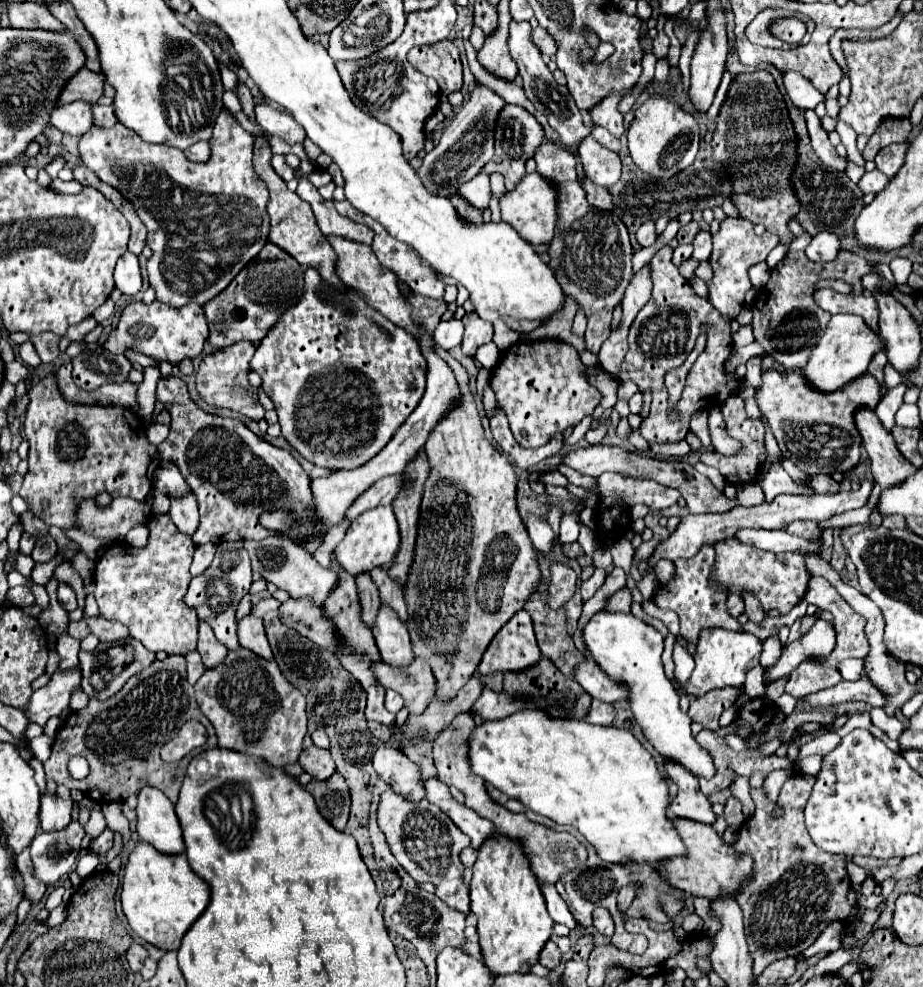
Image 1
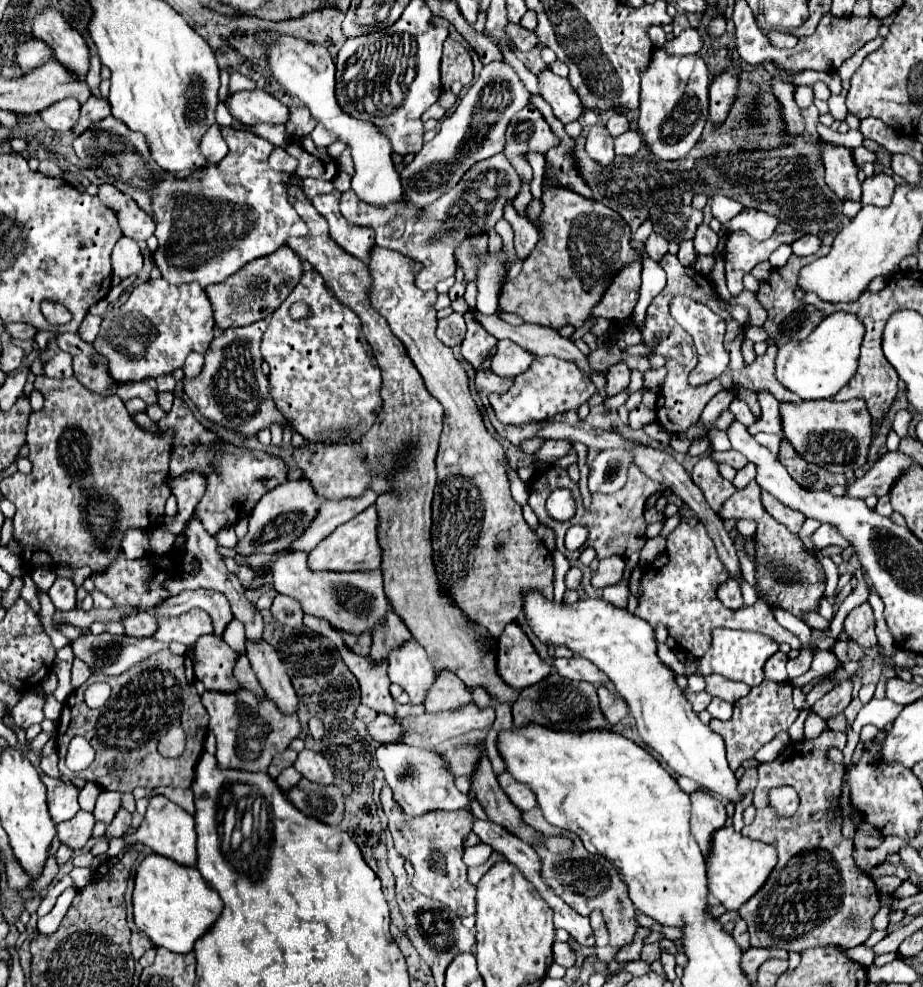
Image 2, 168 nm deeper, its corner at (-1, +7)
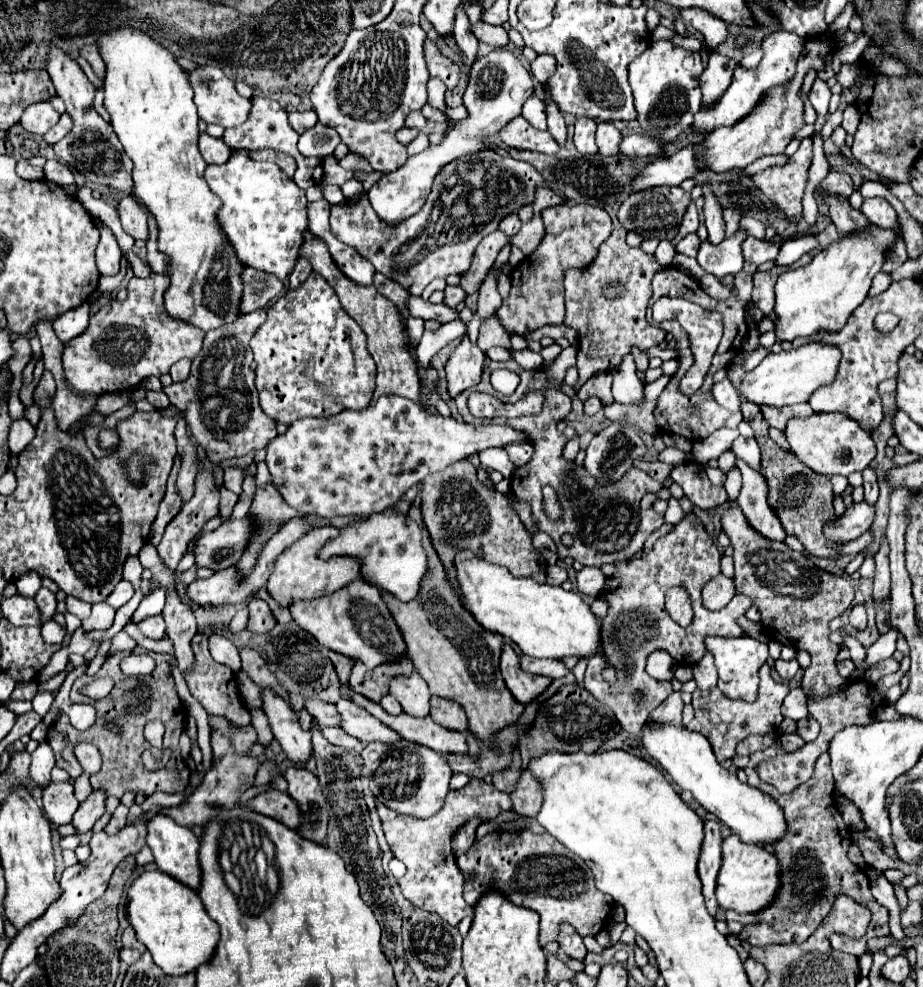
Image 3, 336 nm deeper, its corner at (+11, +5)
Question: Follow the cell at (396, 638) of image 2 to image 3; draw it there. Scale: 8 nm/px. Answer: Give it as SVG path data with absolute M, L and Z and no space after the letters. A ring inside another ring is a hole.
M408 656L400 658L398 662L380 664L378 668L372 670L358 660L350 674L350 686L354 688L354 692L360 692L370 700L380 702L380 698L388 692L388 680L392 680L392 676L408 672L412 672L412 662L408 660Z

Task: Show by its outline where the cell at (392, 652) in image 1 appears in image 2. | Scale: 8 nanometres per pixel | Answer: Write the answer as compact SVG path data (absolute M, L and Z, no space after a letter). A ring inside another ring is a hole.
M410 640L402 648L390 652L388 678L408 692L412 704L422 704L432 680L436 680L436 672L424 648L416 640Z

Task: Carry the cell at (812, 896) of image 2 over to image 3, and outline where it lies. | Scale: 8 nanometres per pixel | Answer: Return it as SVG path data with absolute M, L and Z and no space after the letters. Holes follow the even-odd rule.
M776 746L766 748L760 758L758 752L750 754L750 762L744 768L748 776L748 784L754 788L760 788L764 794L768 794L772 800L778 802L778 806L784 810L786 818L786 834L772 842L774 854L780 864L780 886L774 894L774 900L756 912L760 918L758 924L746 924L740 932L740 940L750 942L752 946L768 946L768 944L790 944L790 942L804 942L820 924L820 920L830 912L834 896L836 894L850 894L854 900L862 906L866 906L872 912L872 920L868 926L868 932L862 940L850 940L842 936L832 936L830 942L836 950L850 952L854 956L862 956L866 952L866 940L872 936L888 936L888 910L880 906L872 892L870 892L870 880L858 866L854 866L846 852L850 846L850 830L844 824L836 802L834 802L834 778L830 774L830 756L824 752L814 766L814 774L808 782L794 788L790 794L780 794L776 788L764 784L760 776L756 776L758 762L766 758L776 756Z

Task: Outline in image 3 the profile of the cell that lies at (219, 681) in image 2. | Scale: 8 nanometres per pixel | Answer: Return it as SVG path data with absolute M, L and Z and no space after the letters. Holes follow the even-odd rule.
M206 636L202 638L194 638L192 640L192 650L194 650L194 656L196 656L196 668L190 676L186 676L186 682L188 682L188 688L190 688L190 694L202 704L202 708L208 712L208 714L216 714L216 716L224 716L226 720L232 720L234 724L240 724L240 726L246 726L250 724L250 716L248 716L248 710L242 706L242 700L238 696L238 684L236 684L236 676L232 674L232 670L224 664L218 664L212 660L210 652L208 652L208 640Z

